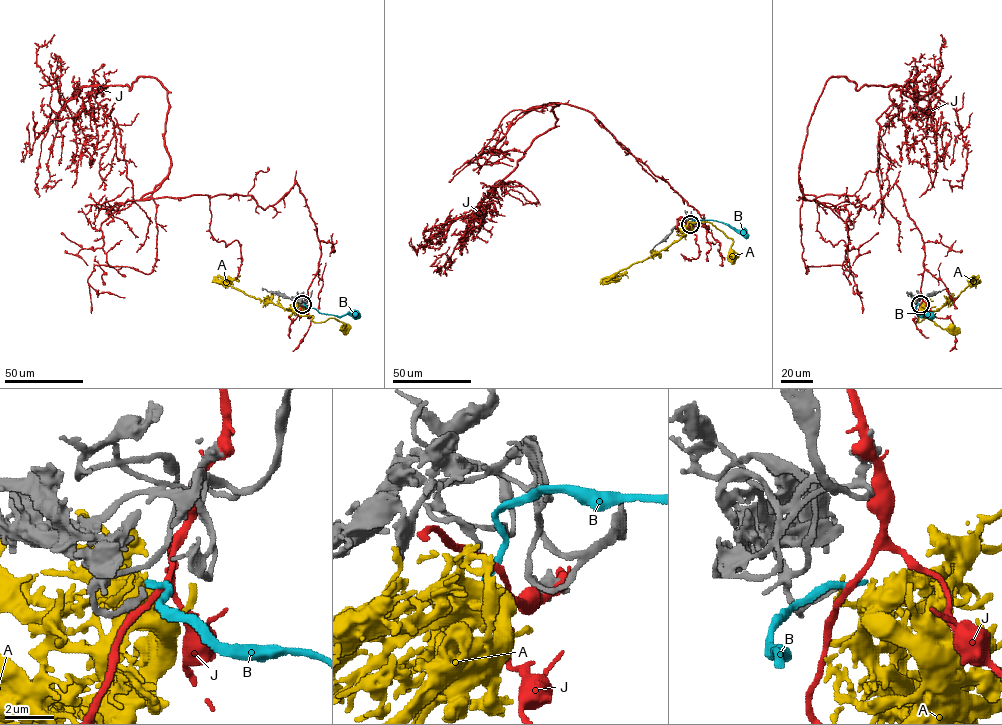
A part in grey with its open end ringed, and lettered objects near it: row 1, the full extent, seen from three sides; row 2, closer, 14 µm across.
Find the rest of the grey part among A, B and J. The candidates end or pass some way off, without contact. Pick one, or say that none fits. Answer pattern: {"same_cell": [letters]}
{"same_cell": []}

